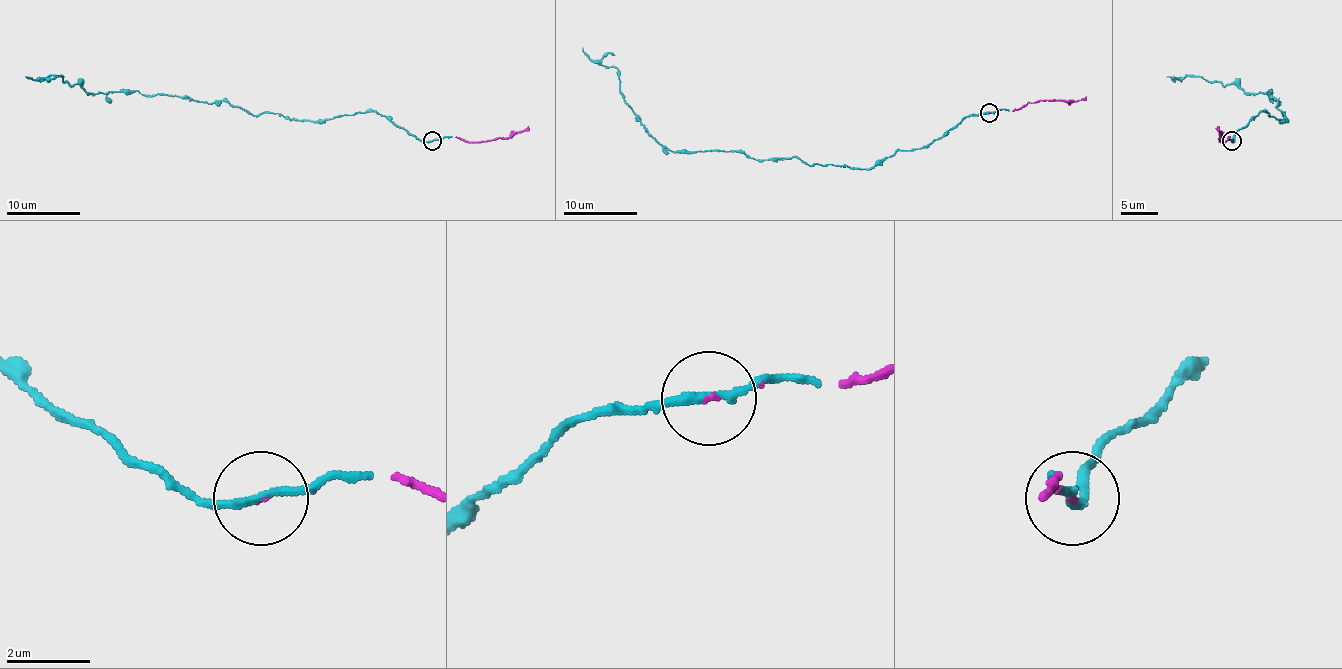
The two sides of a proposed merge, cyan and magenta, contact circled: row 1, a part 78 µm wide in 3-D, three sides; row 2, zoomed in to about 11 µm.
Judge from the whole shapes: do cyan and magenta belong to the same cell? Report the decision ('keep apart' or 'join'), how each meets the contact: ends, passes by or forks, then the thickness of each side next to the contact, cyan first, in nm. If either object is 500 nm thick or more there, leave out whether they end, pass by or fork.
join; cyan passes by; magenta ends there; 190 nm thick on the cyan side, 60 nm on the other

